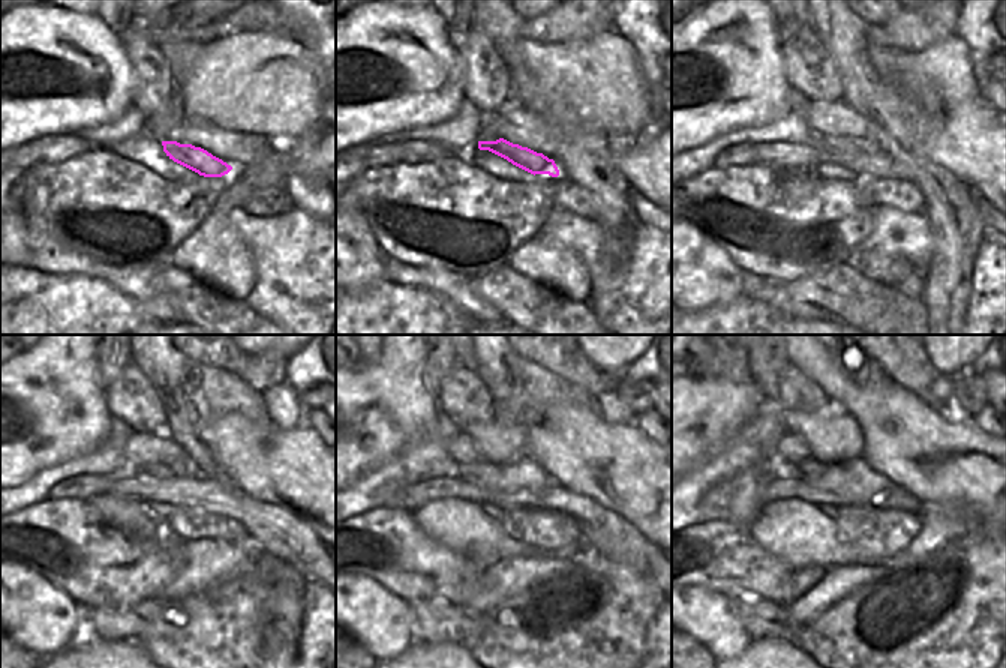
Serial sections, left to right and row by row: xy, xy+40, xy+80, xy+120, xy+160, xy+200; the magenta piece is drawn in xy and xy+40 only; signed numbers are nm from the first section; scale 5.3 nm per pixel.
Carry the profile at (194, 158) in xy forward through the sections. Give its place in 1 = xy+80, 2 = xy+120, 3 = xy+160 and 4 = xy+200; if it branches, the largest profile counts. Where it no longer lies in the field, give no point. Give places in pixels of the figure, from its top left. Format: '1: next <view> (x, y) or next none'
1: next xy+80 (838, 144)
2: next xy+120 (140, 475)
3: next xy+160 (479, 473)
4: next xy+200 (808, 469)

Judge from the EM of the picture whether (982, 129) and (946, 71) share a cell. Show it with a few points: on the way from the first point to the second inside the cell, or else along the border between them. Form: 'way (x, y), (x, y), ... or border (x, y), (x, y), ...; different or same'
border (934, 86), (948, 107), (981, 95); different

